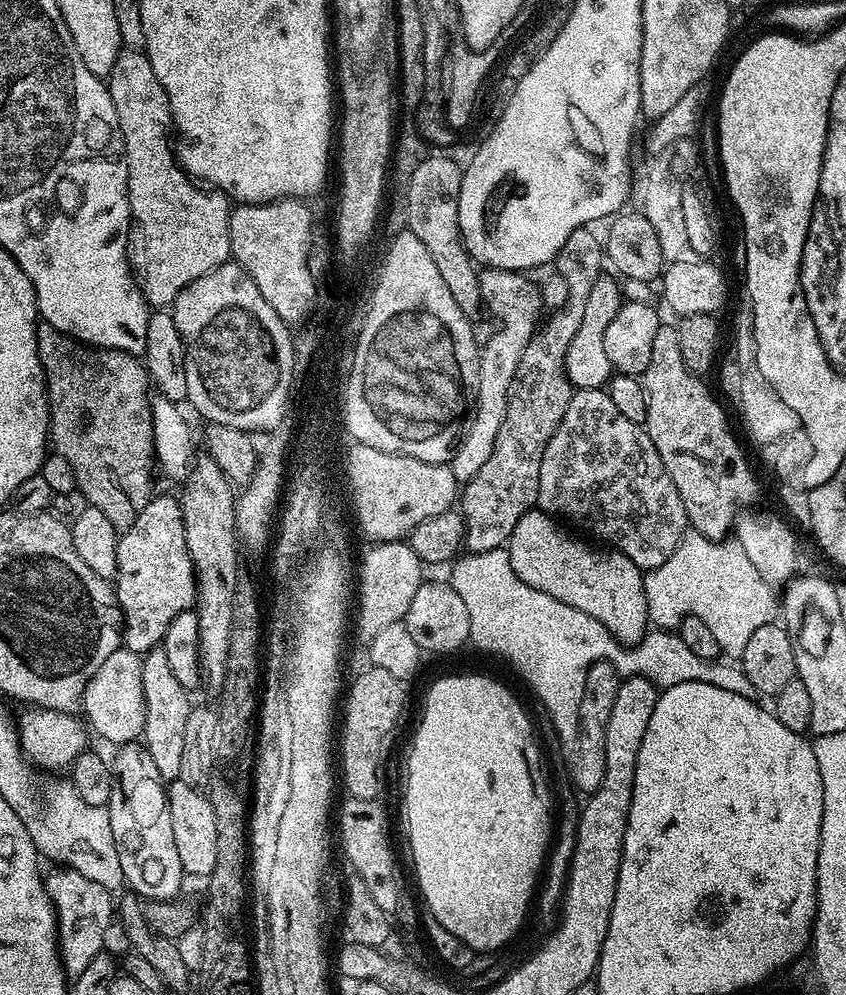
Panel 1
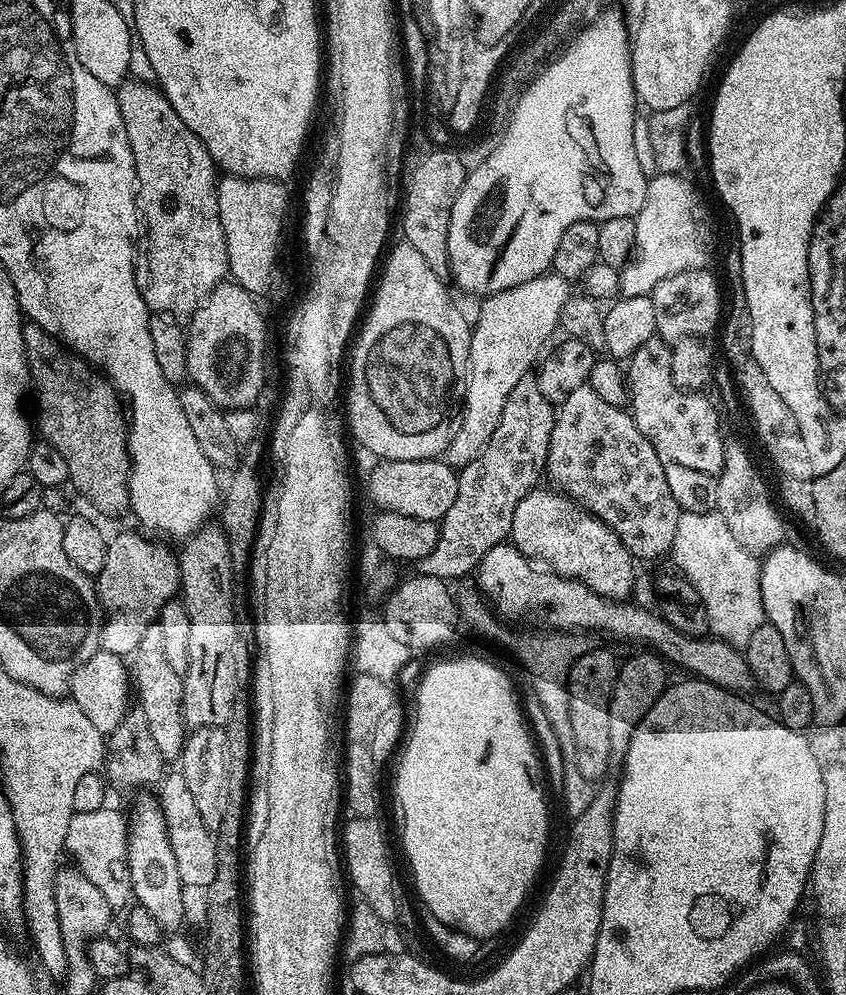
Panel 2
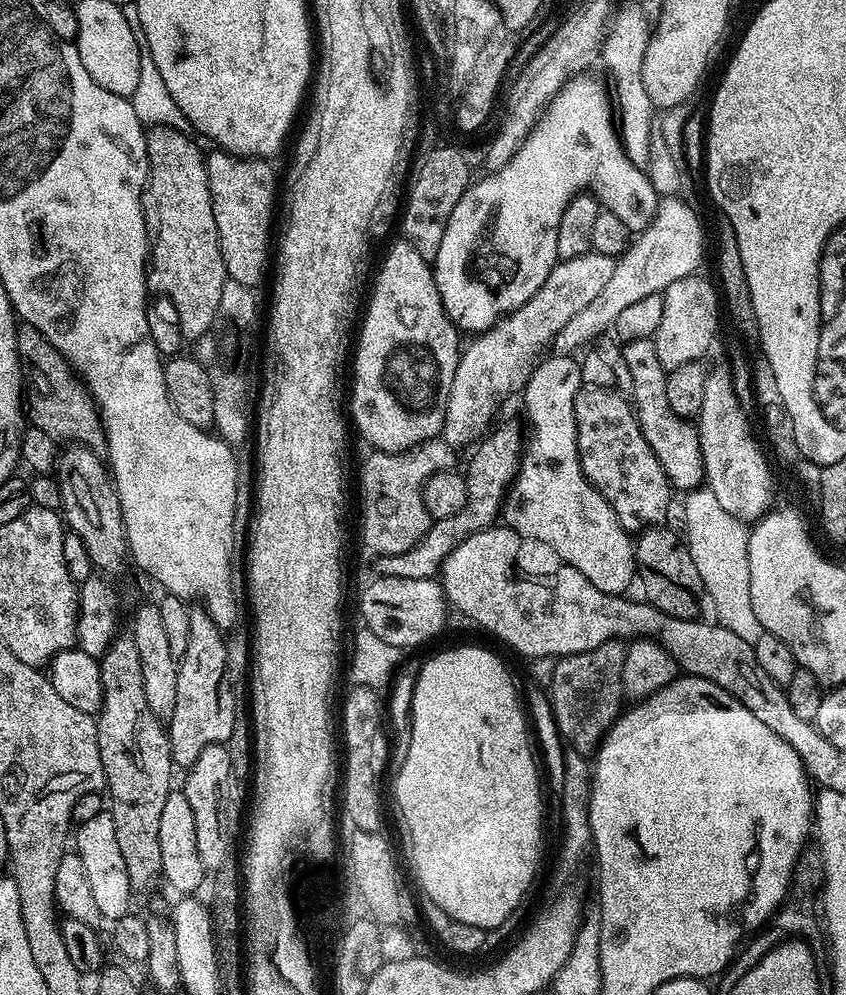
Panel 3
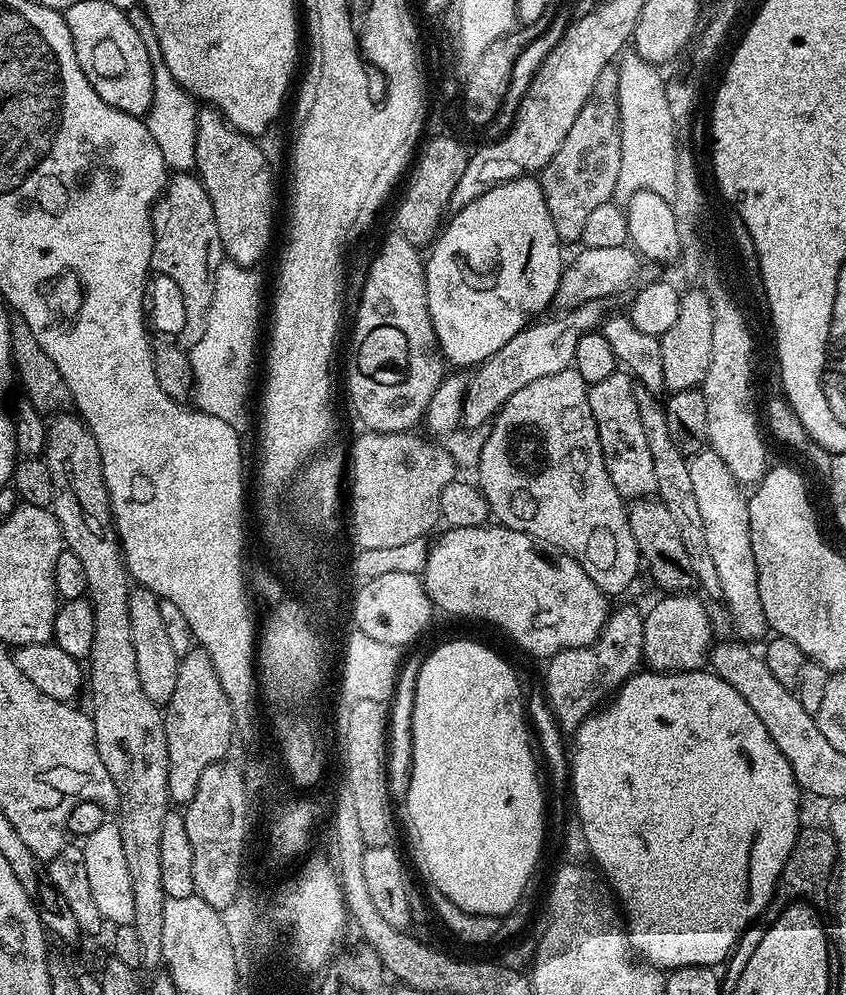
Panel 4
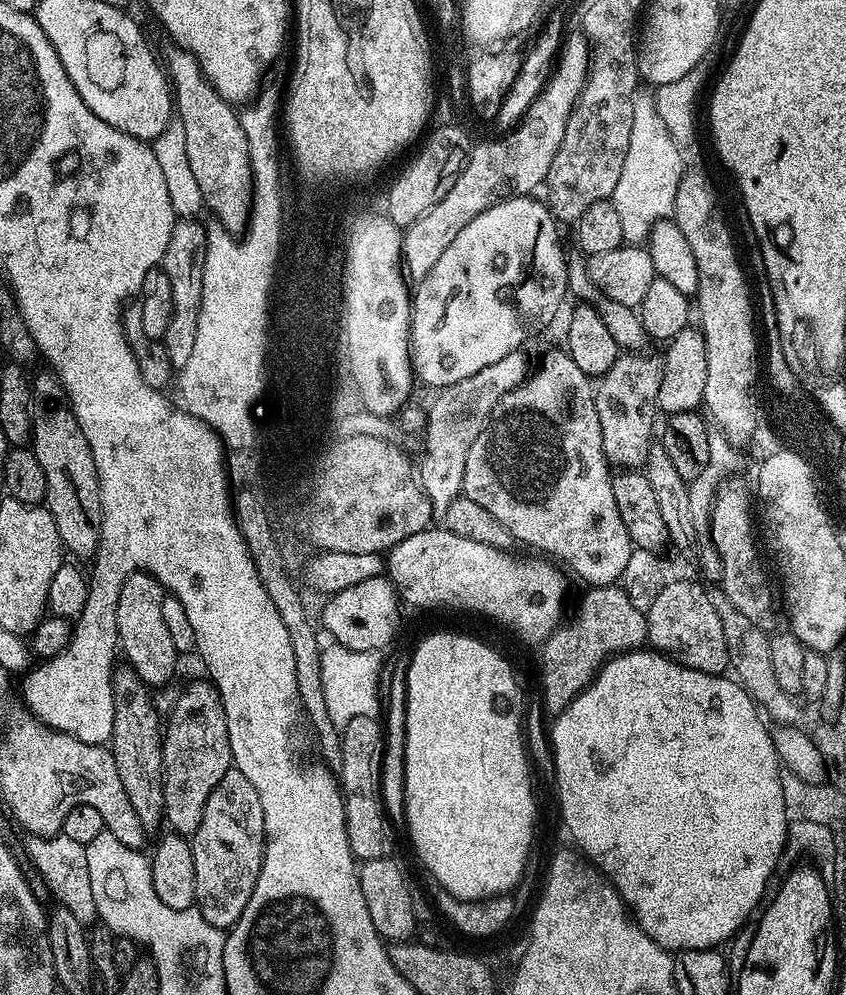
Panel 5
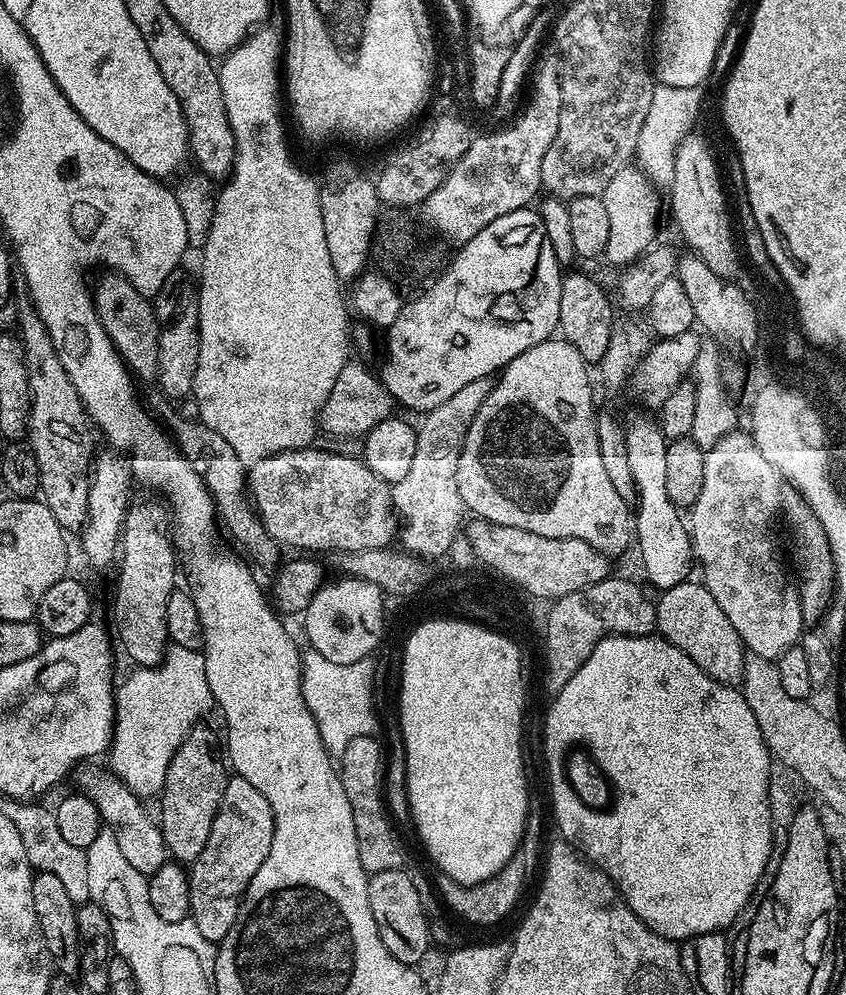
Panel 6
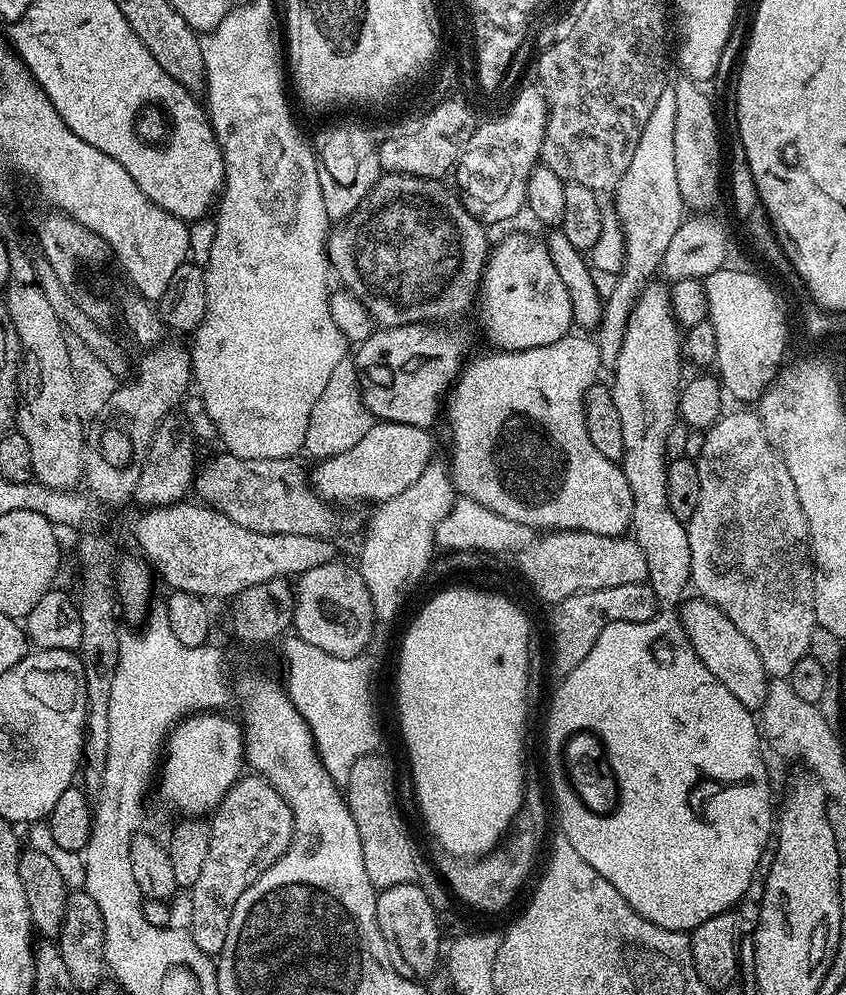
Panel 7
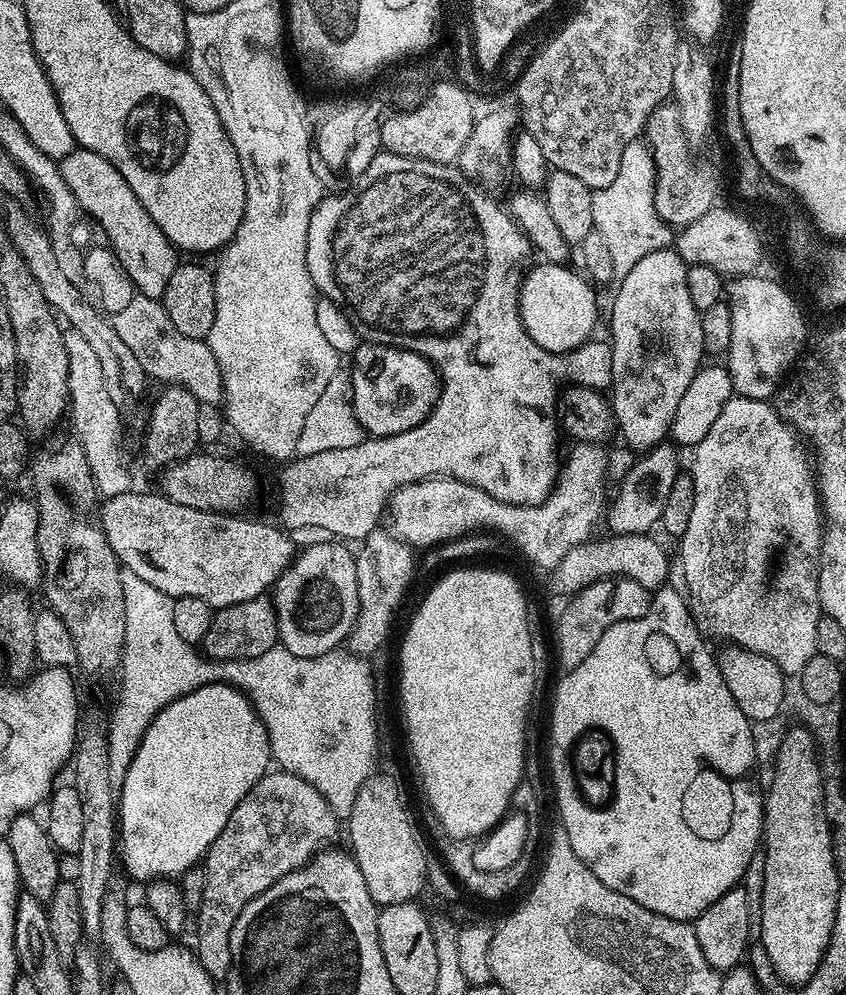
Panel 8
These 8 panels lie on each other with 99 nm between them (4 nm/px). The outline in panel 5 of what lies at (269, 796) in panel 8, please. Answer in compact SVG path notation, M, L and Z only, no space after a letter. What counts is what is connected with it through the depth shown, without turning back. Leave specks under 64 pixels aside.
M228 768L207 799L198 830L190 838L194 854L195 907L208 925L227 930L236 924L256 885L264 856L264 819L258 792L238 769Z

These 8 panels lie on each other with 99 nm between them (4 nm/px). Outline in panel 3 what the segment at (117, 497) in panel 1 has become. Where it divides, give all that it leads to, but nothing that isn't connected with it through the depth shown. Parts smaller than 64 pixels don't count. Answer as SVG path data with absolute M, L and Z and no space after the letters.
M20 322L16 326L16 345L20 355L20 367L24 373L24 386L26 389L26 416L31 427L38 430L46 430L50 438L57 442L71 442L76 446L87 446L93 450L105 447L104 423L100 420L100 409L96 407L95 400L88 393L88 387L84 381L76 375L68 359L45 338L34 326Z

